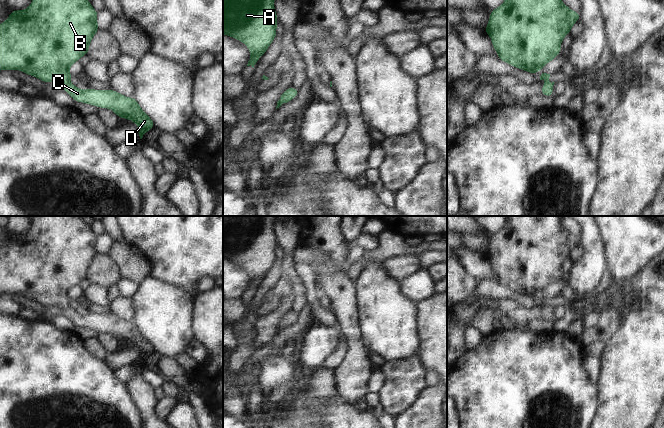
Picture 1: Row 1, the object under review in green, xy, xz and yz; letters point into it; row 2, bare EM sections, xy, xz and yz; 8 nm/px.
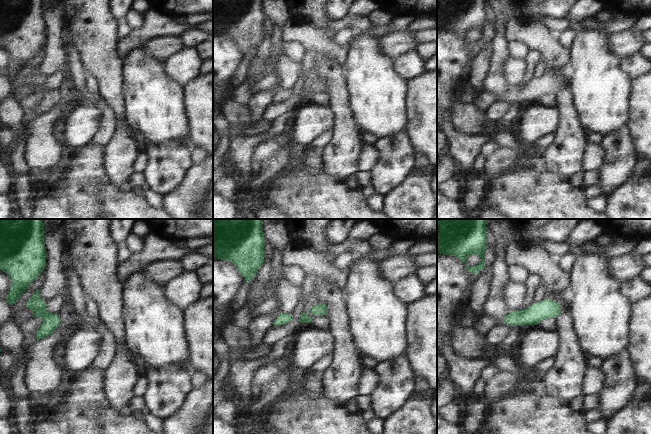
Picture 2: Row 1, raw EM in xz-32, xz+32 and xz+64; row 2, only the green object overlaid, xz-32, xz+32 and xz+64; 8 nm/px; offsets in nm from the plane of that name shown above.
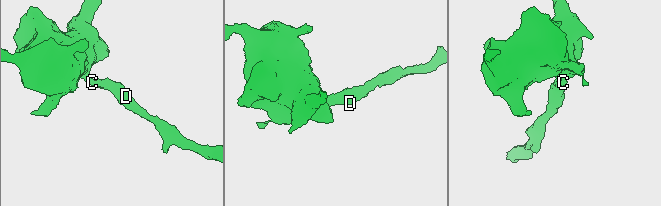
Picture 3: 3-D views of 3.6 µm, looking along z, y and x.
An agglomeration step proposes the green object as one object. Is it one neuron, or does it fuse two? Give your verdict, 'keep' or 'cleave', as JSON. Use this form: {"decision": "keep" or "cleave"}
{"decision": "keep"}

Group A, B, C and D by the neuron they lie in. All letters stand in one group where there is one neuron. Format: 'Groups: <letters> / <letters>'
Groups: A B C D.

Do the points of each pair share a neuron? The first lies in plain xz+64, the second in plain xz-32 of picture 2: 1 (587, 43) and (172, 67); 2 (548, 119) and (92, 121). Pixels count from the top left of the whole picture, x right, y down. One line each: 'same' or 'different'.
1: different
2: same

